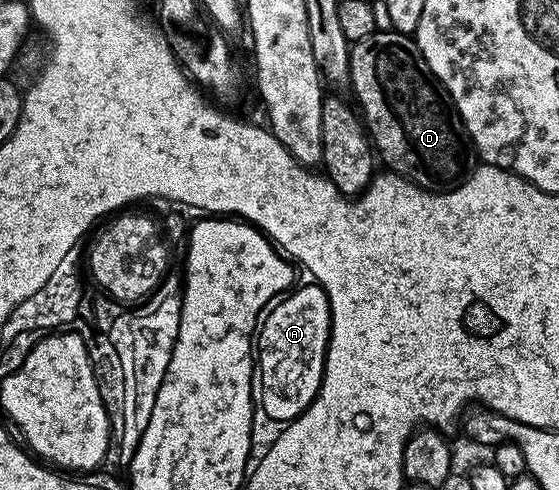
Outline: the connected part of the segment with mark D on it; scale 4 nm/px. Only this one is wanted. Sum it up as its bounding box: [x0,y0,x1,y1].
[350,29,476,191]

